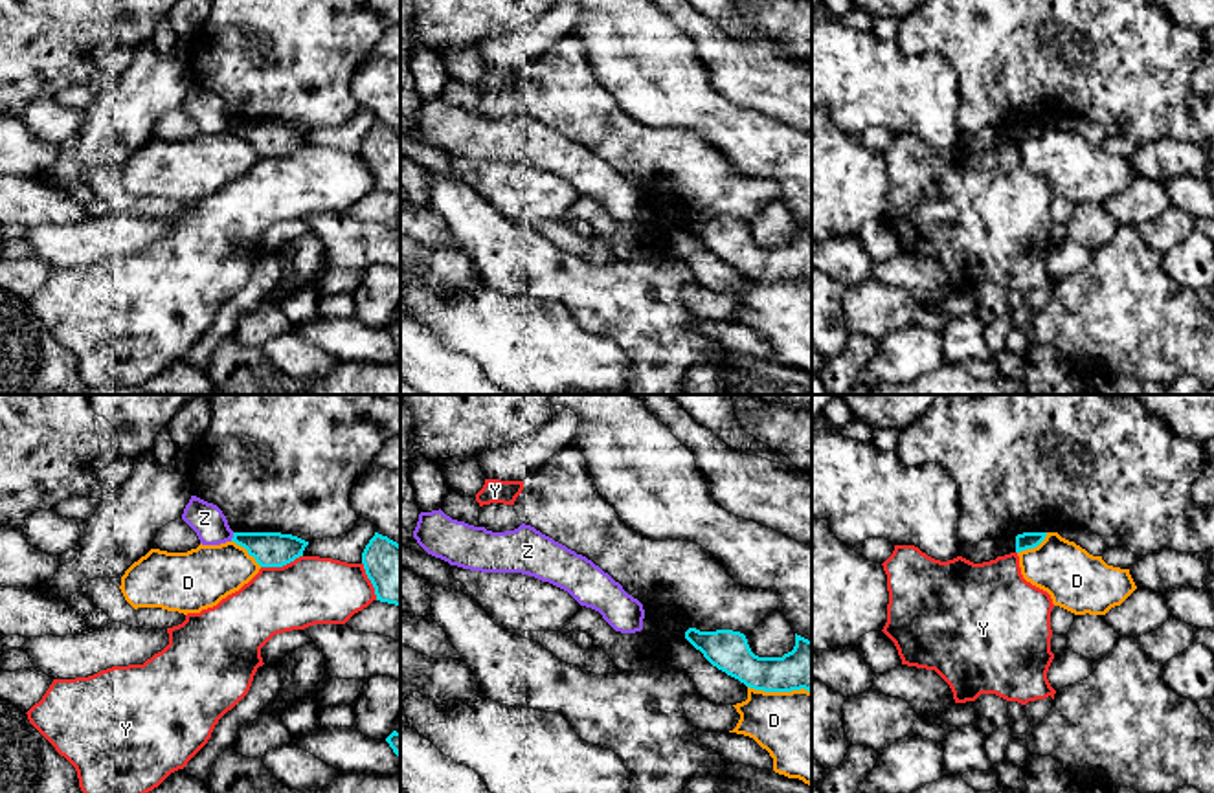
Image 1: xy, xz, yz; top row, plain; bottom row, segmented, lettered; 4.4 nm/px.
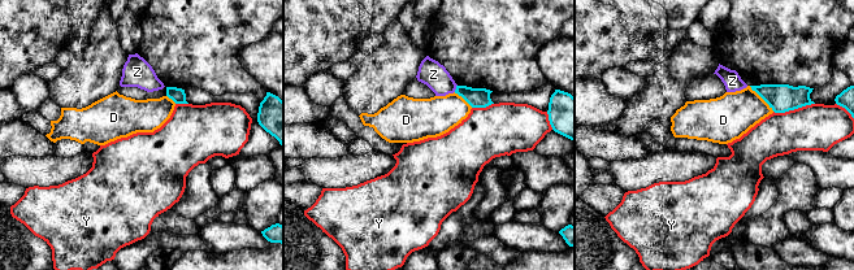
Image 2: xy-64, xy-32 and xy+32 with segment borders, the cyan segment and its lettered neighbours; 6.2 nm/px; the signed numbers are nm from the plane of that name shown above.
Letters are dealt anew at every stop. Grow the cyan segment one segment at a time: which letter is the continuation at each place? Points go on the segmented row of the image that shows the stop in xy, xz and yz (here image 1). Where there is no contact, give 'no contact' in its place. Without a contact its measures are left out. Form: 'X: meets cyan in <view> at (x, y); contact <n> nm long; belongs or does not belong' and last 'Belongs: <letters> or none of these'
D: meets cyan in xz at (779, 691); contact 280 nm long; does not belong
Y: meets cyan in xy at (281, 566); contact 190 nm long; does not belong
Z: meets cyan in xy at (234, 536); contact 40 nm long; does not belong
Belongs: none of these

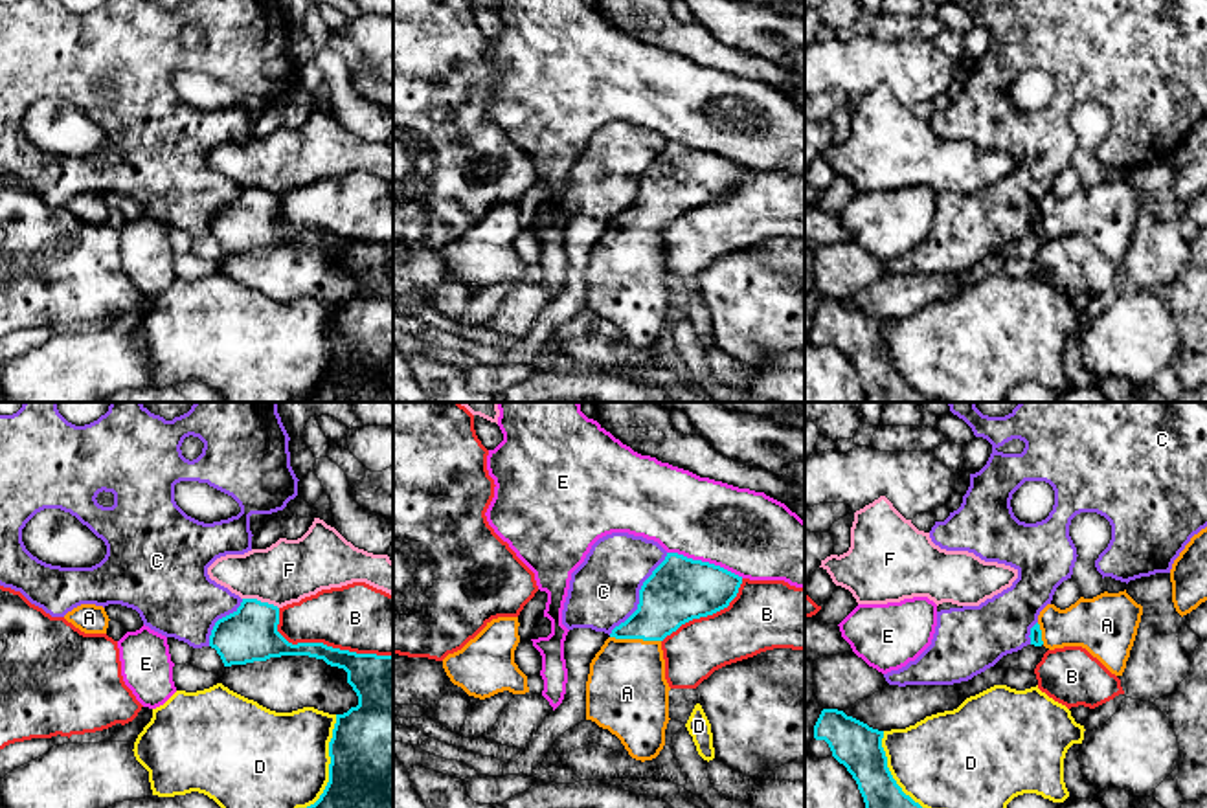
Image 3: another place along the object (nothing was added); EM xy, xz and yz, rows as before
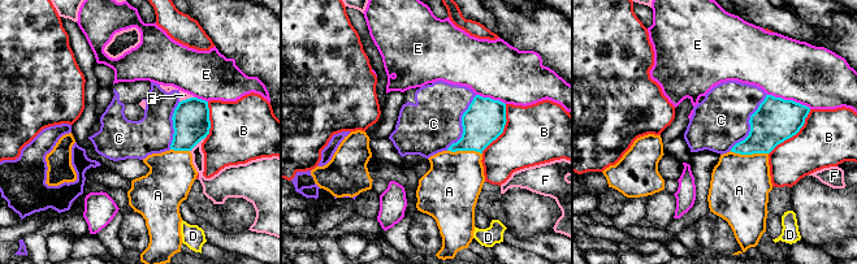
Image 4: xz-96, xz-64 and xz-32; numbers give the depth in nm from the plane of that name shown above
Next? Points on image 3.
A: meets cyan in xz at (636, 638); contact 220 nm long; belongs
B: meets cyan in xy at (322, 643); contact 550 nm long; does not belong
C: meets cyan in xz at (640, 595); contact 440 nm long; does not belong
D: meets cyan in xy at (331, 763); contact 440 nm long; does not belong
E: meets cyan in xz at (706, 562); contact 360 nm long; does not belong
F: meets cyan in xy at (259, 601); contact 170 nm long; does not belong
Belongs: A

